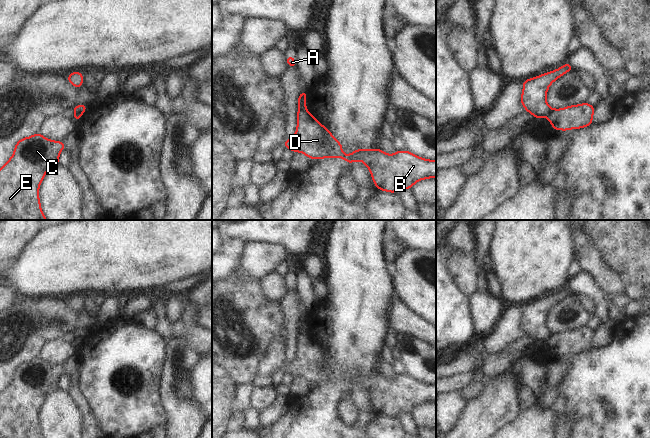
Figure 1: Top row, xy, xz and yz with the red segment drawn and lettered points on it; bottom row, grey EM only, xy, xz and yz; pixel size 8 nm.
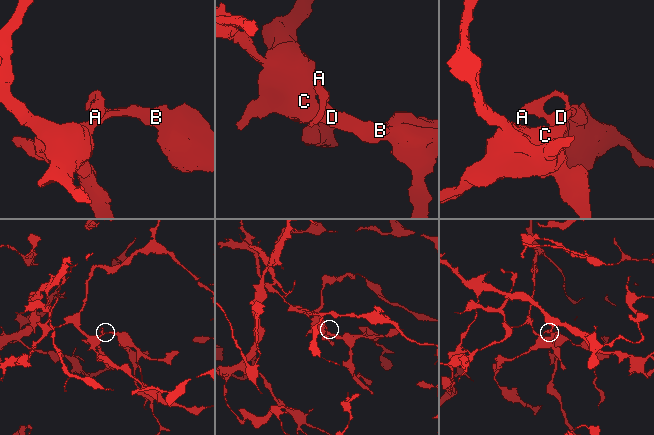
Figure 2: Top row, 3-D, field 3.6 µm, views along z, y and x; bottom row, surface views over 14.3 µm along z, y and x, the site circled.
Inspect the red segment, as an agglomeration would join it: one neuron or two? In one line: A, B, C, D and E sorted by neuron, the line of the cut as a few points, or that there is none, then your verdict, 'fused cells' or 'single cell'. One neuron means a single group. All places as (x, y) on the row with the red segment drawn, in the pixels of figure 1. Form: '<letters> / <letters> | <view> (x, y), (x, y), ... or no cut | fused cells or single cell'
A / B C D E | yz (552, 109), (546, 117) | fused cells

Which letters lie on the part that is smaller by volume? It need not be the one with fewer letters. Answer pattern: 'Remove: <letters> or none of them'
Remove: A

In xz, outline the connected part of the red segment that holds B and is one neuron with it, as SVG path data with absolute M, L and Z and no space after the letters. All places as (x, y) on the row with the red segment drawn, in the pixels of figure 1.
M301 108L297 113L297 129L292 138L283 143L285 148L293 152L301 152L310 159L323 159L340 157L351 164L354 161L362 161L369 169L372 180L378 190L396 193L401 189L411 189L420 180L436 178L436 160L420 158L407 150L396 151L394 154L386 154L379 149L362 149L346 155L342 151L342 144L338 142L332 133L324 127L307 109Z

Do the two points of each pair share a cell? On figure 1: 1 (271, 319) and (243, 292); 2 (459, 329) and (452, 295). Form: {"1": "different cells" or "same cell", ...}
{"1": "same cell", "2": "same cell"}

